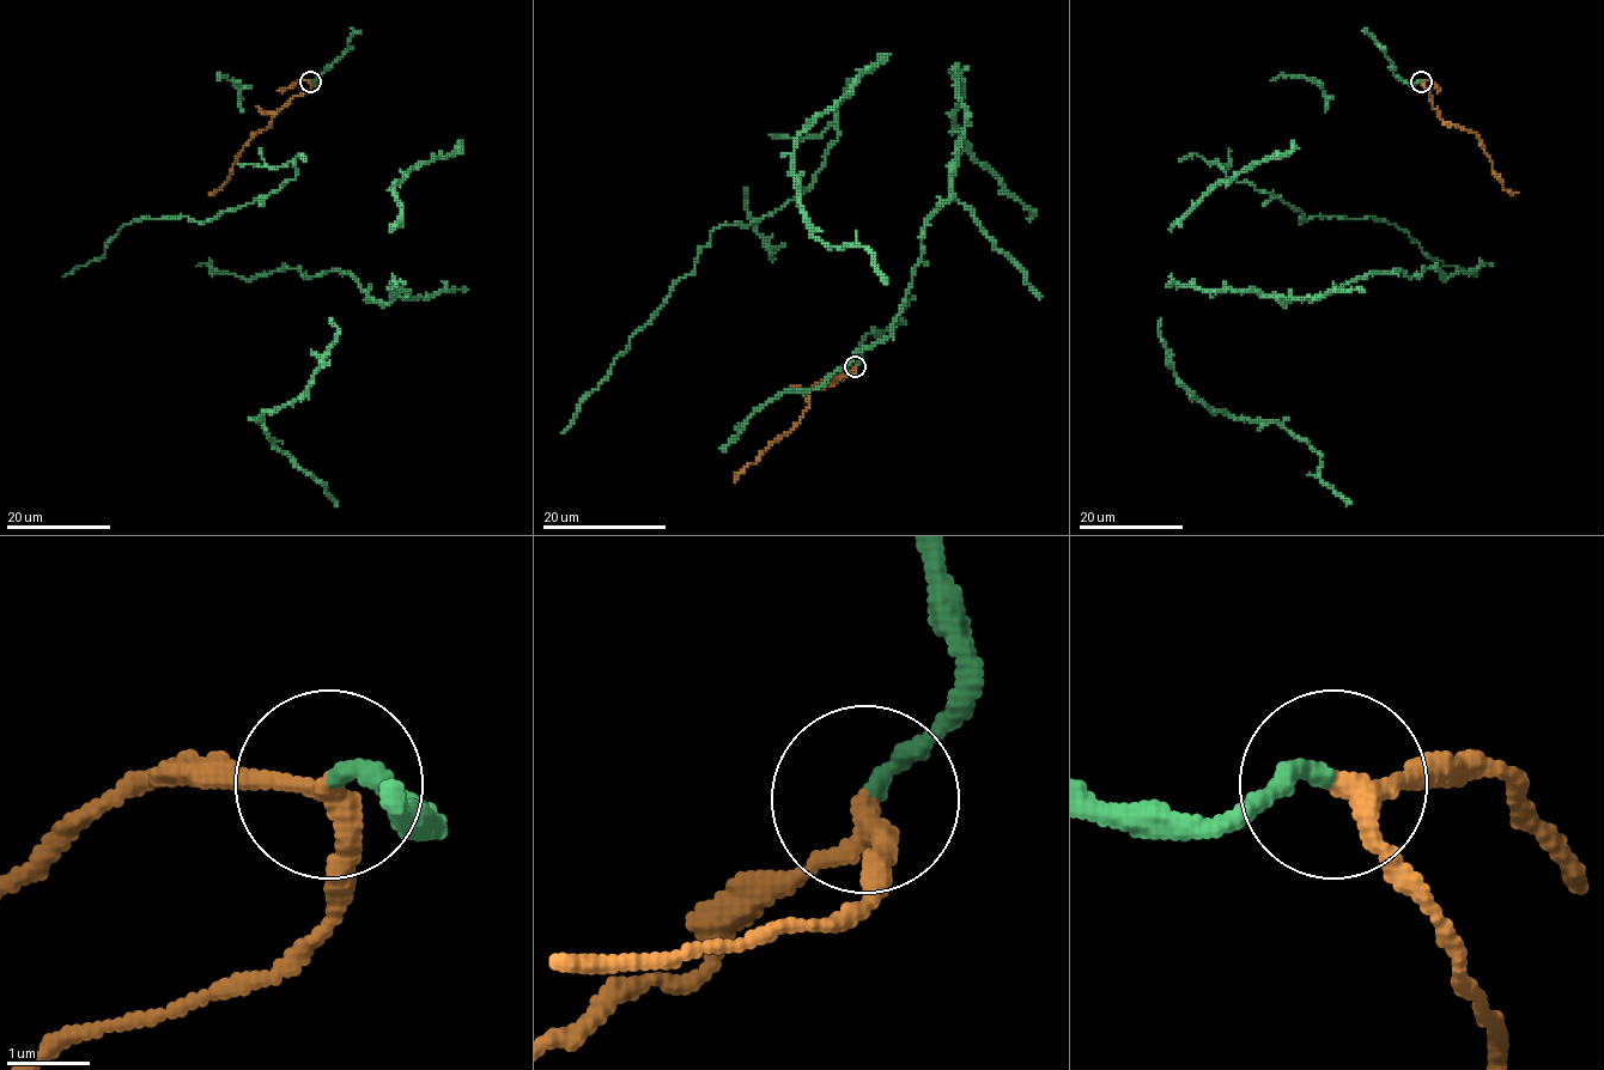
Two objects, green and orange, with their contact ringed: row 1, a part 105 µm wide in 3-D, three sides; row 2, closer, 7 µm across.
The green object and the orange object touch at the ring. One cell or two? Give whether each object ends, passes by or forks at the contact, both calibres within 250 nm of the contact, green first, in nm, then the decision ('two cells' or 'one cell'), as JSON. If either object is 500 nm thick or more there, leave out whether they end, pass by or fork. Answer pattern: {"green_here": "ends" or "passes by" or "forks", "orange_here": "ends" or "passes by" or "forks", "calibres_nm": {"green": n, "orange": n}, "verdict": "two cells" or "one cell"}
{"green_here": "ends", "orange_here": "passes by", "calibres_nm": {"green": 240, "orange": 240}, "verdict": "one cell"}

